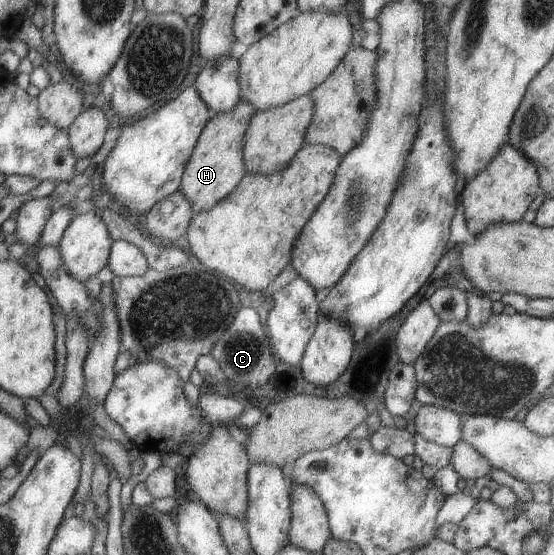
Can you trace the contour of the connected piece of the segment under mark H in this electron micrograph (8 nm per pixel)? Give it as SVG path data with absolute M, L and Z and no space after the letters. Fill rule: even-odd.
M239 100L233 109L225 113L212 113L209 121L201 130L193 151L186 162L178 190L189 201L191 213L209 211L217 205L241 181L245 175L241 145L243 133L249 125L251 116L255 113L252 105L247 101Z

